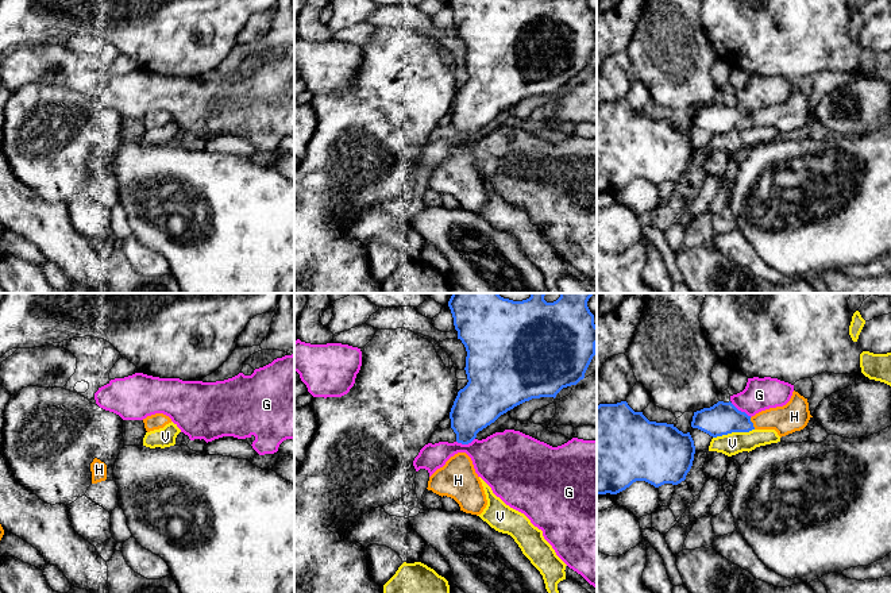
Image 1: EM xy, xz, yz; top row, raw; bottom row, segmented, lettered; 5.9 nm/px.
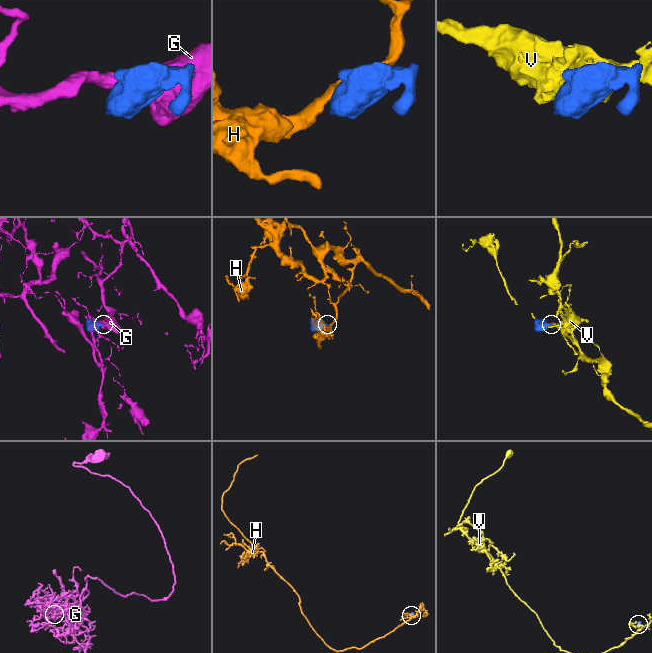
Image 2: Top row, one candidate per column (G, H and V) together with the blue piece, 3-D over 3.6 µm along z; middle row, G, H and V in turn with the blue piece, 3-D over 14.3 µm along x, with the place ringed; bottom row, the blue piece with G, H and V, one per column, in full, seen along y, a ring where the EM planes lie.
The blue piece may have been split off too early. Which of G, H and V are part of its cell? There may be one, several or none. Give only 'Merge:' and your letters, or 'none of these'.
Merge: H

